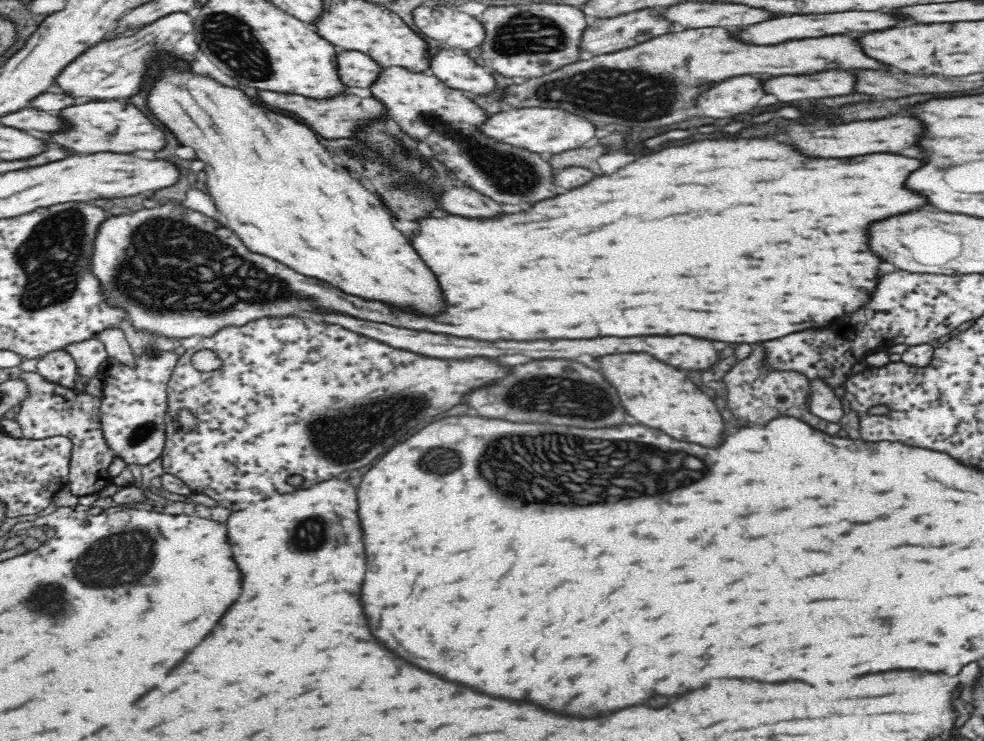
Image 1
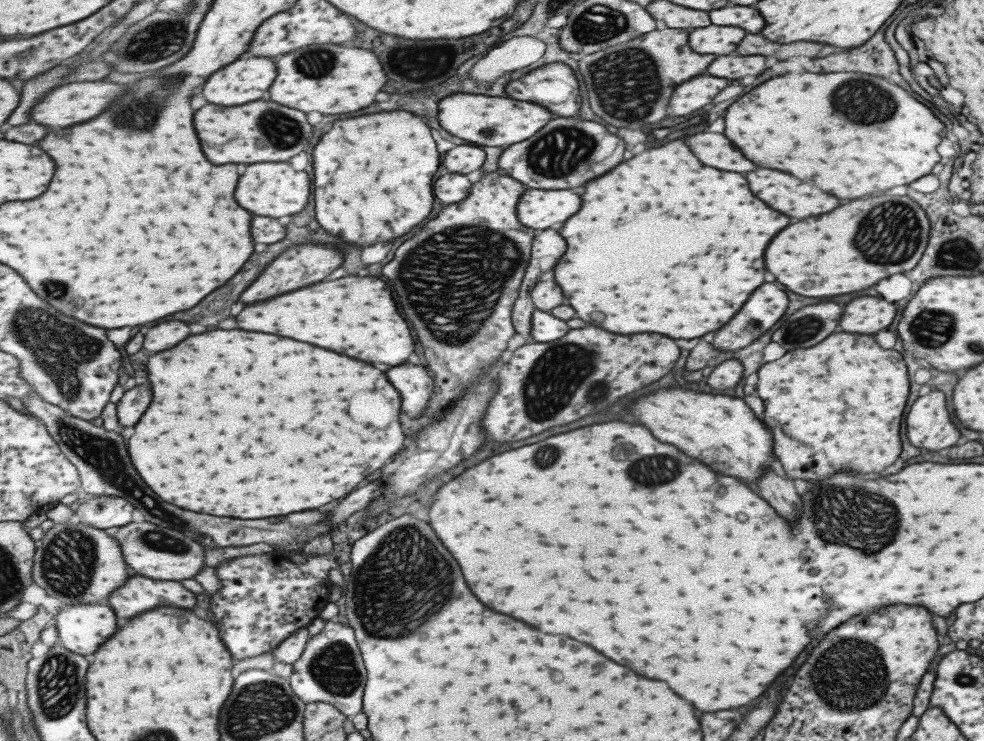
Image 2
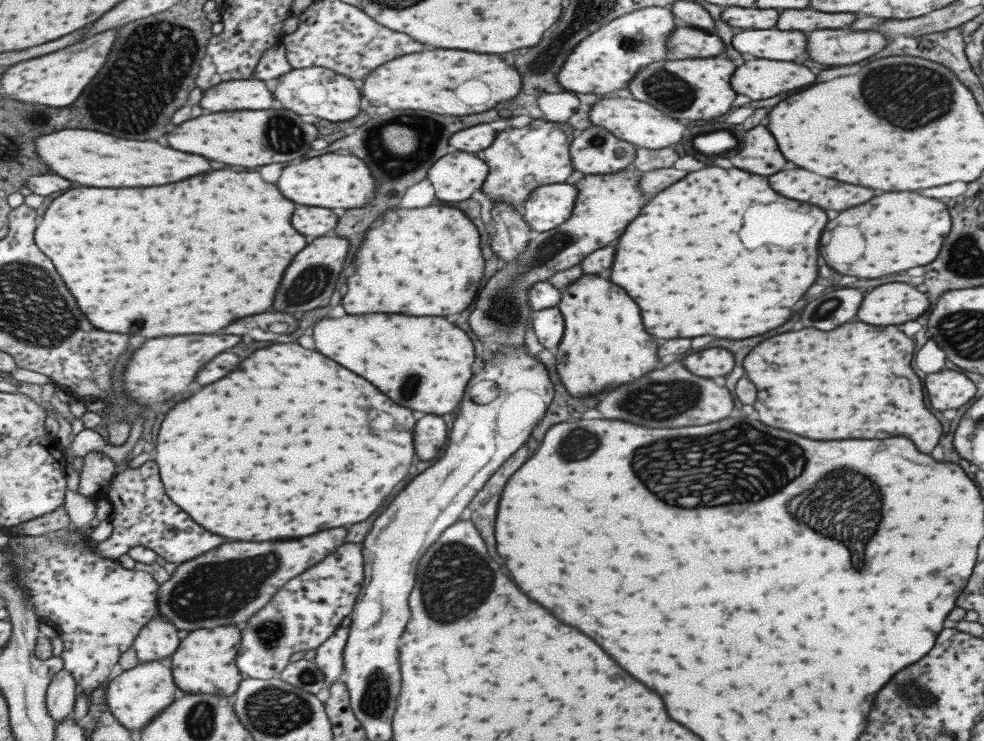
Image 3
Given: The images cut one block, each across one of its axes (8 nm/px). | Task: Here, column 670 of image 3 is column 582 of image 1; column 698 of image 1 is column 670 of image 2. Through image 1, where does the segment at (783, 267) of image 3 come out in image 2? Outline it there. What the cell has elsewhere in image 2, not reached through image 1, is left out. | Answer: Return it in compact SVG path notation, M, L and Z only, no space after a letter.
M671 140L659 148L643 150L641 154L633 156L631 160L621 162L617 170L609 170L609 174L603 174L601 178L595 178L585 186L581 194L581 210L577 212L577 218L573 222L565 222L565 226L559 228L559 234L567 242L565 254L559 258L555 268L555 280L561 288L563 296L567 298L567 304L577 312L577 318L601 326L603 330L613 330L613 334L635 334L635 332L657 332L669 338L683 338L691 340L697 336L703 336L707 332L713 332L721 328L747 300L747 296L763 282L763 250L767 242L779 232L779 228L787 226L789 218L783 214L773 212L767 208L761 200L753 198L753 194L747 190L747 182L741 174L715 170L709 166L703 166L681 140Z

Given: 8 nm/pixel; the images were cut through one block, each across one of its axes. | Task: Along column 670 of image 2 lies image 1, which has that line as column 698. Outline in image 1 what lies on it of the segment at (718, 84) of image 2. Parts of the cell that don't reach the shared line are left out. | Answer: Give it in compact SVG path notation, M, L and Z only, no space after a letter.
M734 76L704 90L696 102L700 114L710 118L734 118L758 108L764 96L760 80L752 76Z

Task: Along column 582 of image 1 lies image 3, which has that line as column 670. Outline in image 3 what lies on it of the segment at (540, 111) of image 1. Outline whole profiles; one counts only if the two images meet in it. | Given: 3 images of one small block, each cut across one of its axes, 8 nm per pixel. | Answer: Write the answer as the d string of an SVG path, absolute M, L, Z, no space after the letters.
M603 98L603 100L599 100L591 106L589 120L591 120L591 126L601 126L601 128L609 130L613 136L629 142L637 150L639 148L659 150L659 148L665 148L669 144L675 144L683 136L683 126L681 124L677 124L673 118L663 116L653 106L649 106L647 102L639 102L639 100Z

